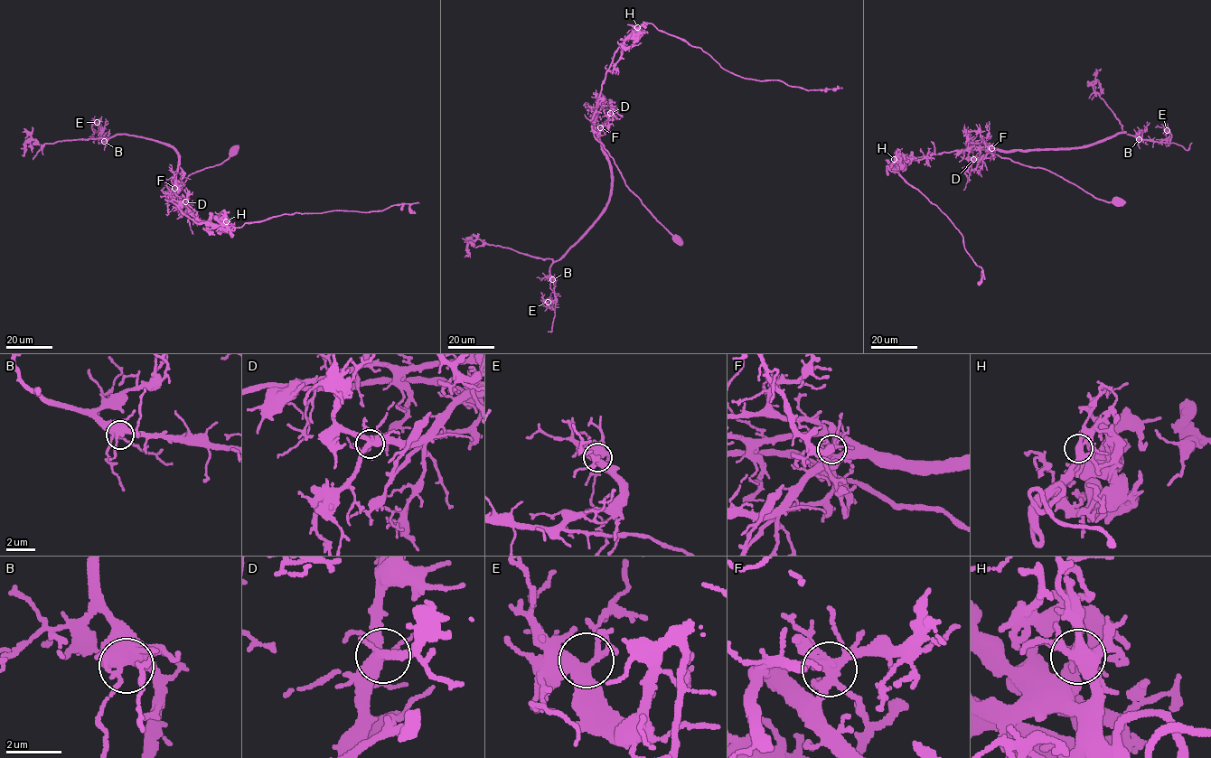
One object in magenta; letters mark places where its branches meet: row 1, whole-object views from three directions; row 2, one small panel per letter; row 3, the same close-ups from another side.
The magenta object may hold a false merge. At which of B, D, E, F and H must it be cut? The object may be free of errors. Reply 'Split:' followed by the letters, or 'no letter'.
Split: F

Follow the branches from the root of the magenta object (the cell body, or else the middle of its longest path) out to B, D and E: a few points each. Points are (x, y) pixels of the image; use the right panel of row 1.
B: (1117, 201), (1094, 198), (1046, 169), (991, 153), (993, 159), (990, 150), (1086, 146), (1120, 131), (1139, 139)
D: (1117, 201), (1108, 202), (1094, 198), (1047, 170), (1021, 164), (993, 153), (982, 161), (973, 159)
E: (1117, 201), (1046, 169), (993, 159), (990, 150), (1086, 146), (1123, 131), (1161, 141), (1167, 130)

